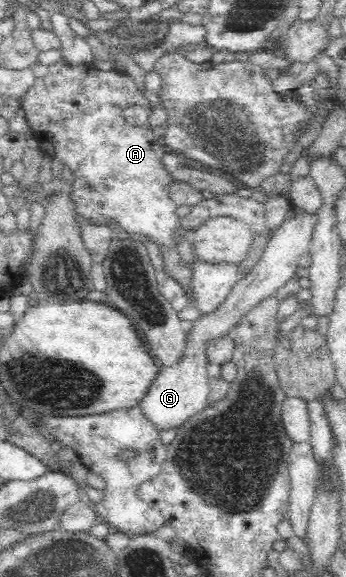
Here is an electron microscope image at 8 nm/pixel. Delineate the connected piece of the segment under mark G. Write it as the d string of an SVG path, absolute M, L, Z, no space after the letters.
M301 213L292 220L284 222L275 235L266 243L263 253L258 260L243 275L239 275L231 289L226 293L223 301L209 313L202 314L198 319L186 324L184 348L178 360L170 366L158 365L157 373L151 380L140 407L143 414L161 431L169 427L178 427L189 417L203 411L209 400L210 377L207 376L209 356L207 349L217 339L234 333L235 328L261 303L275 297L293 275L300 273L298 261L304 253L308 253L308 246L312 233L319 224L317 217Z

